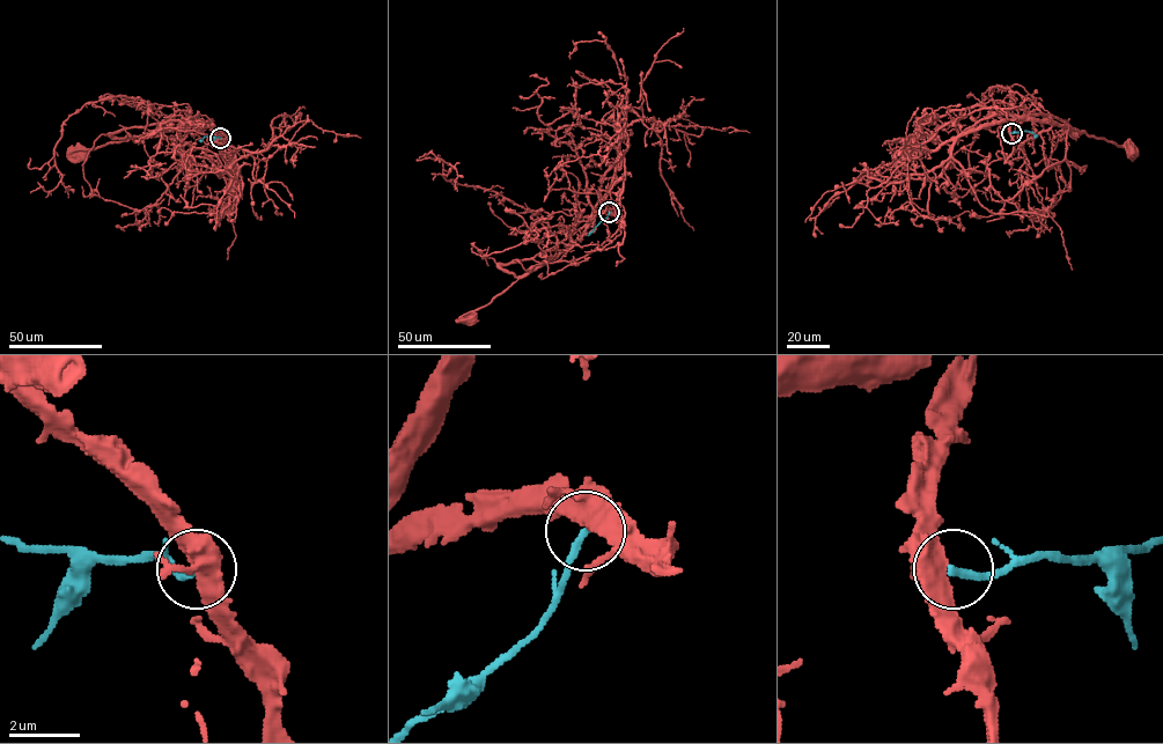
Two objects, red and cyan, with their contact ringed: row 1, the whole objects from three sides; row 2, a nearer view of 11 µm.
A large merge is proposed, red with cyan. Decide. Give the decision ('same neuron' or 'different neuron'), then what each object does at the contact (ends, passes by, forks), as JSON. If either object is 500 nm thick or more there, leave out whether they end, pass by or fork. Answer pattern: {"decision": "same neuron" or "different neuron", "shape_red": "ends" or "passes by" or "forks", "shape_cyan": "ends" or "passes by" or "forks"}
{"decision": "different neuron", "shape_red": "forks", "shape_cyan": "ends"}

